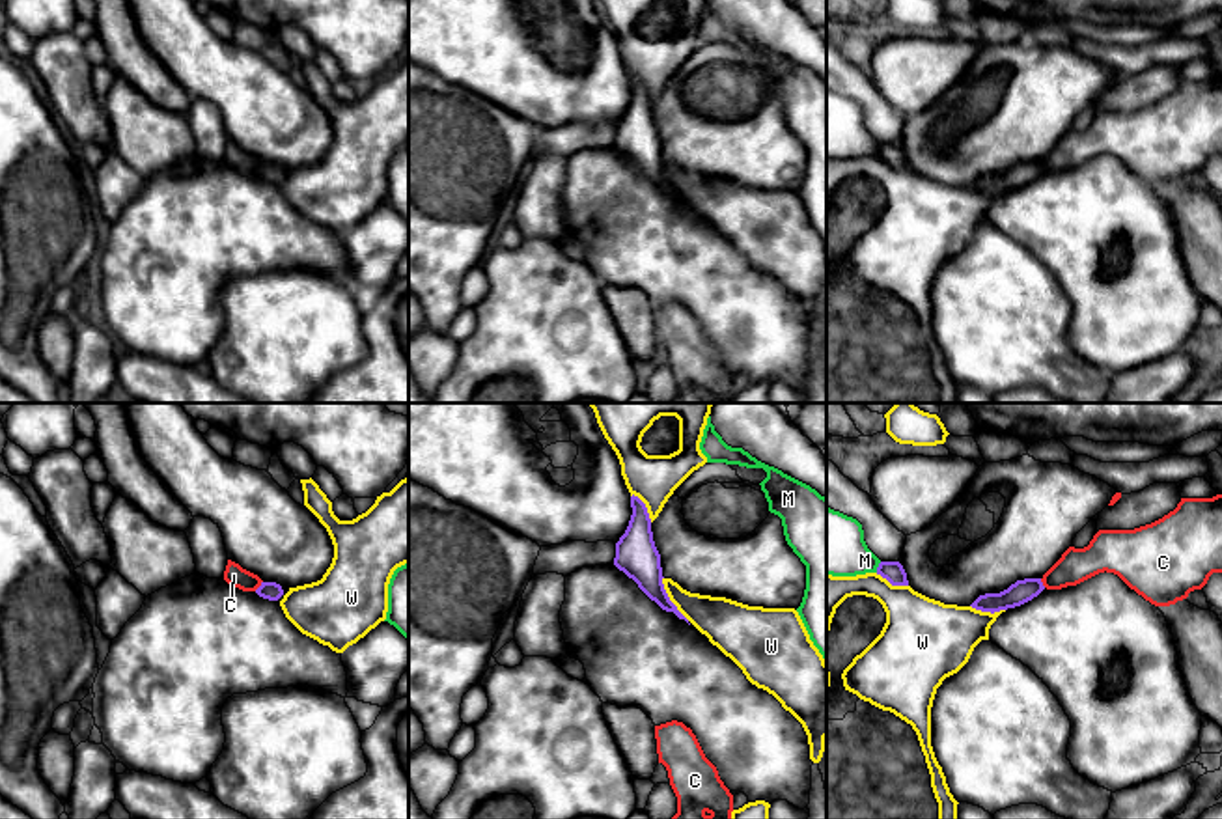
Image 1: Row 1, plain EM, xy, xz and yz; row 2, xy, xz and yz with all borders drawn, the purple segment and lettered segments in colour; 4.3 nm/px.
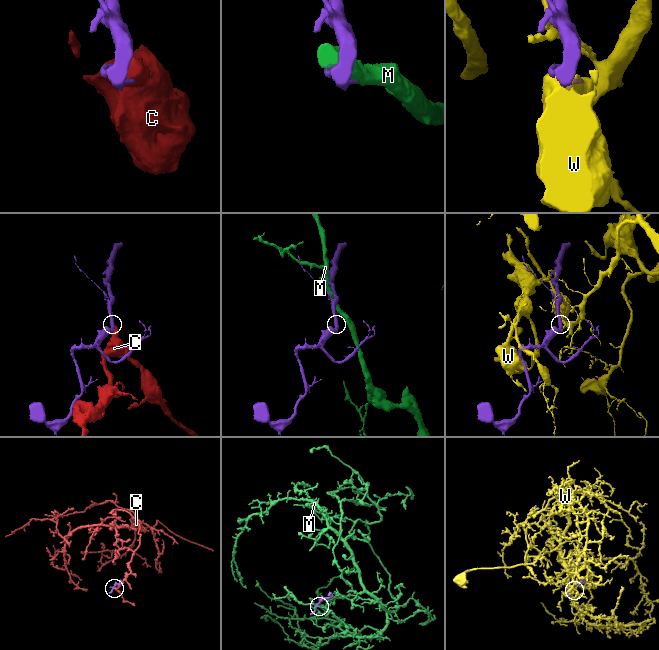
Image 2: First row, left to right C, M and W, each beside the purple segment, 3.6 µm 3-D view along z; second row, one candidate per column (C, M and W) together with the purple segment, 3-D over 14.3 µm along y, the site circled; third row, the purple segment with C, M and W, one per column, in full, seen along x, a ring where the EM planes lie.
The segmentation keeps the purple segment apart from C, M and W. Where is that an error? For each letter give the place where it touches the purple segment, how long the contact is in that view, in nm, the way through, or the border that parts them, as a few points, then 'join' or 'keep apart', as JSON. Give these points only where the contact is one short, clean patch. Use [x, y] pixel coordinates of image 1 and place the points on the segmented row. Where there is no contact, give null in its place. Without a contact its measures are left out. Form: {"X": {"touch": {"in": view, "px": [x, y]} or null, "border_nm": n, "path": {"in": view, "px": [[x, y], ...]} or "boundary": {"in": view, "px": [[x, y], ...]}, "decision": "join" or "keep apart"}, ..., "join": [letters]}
{"C": {"touch": {"in": "xy", "px": [260, 586]}, "border_nm": 60, "boundary": {"in": "xy", "px": [[262, 581], [254, 590]]}, "decision": "keep apart"}, "M": {"touch": {"in": "yz", "px": [877, 568]}, "border_nm": 50, "decision": "keep apart"}, "W": {"touch": {"in": "xz", "px": [668, 599]}, "border_nm": 220, "decision": "keep apart"}, "join": []}

